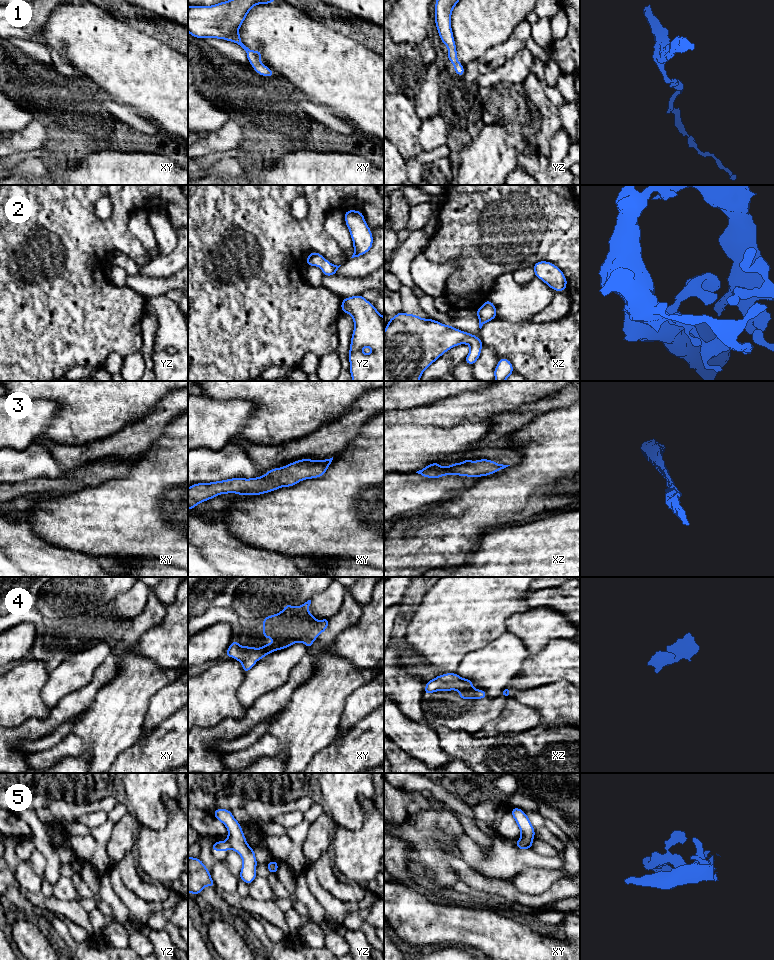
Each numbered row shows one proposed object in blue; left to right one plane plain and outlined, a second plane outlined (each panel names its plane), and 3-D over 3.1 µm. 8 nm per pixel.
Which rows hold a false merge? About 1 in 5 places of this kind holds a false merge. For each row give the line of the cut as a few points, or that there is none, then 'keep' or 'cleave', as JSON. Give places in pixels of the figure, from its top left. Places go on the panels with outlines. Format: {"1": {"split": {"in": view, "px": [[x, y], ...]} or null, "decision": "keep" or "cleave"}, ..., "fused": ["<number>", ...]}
{"1": {"split": null, "decision": "keep"}, "2": {"split": null, "decision": "keep"}, "3": {"split": null, "decision": "keep"}, "4": {"split": null, "decision": "keep"}, "5": {"split": {"in": "yz", "px": [[226, 840], [231, 848]]}, "decision": "cleave"}, "fused": ["5"]}

